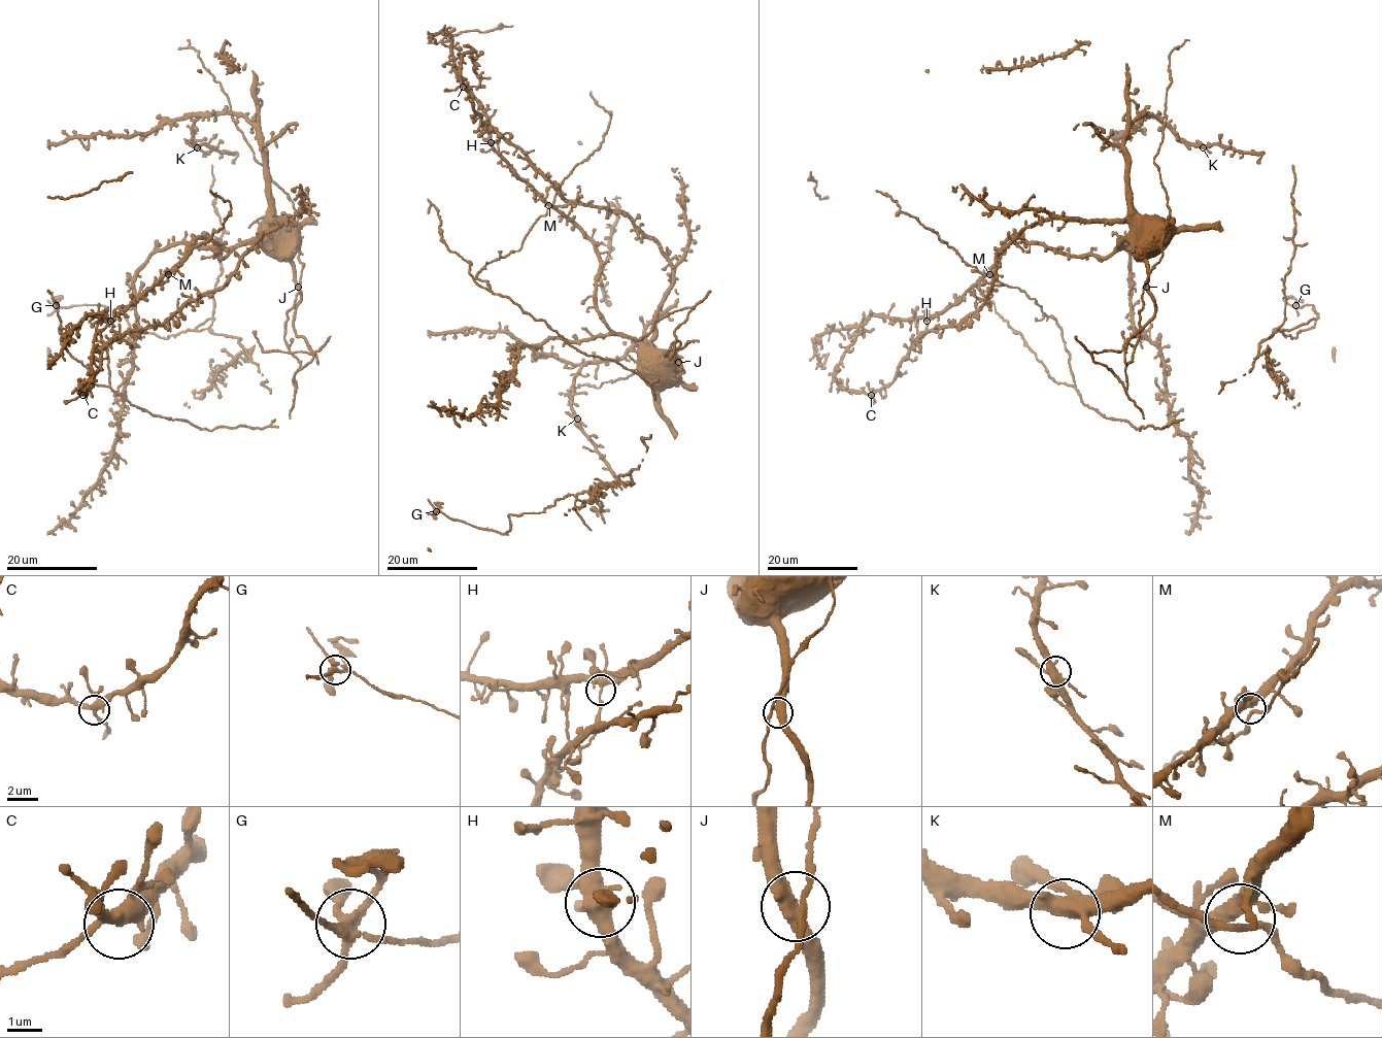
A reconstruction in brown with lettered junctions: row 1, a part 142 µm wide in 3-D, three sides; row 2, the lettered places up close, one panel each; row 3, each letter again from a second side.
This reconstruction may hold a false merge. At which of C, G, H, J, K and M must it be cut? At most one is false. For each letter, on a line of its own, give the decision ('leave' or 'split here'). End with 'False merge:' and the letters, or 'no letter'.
C: leave
G: split here
H: leave
J: leave
K: leave
M: leave
False merge: G

